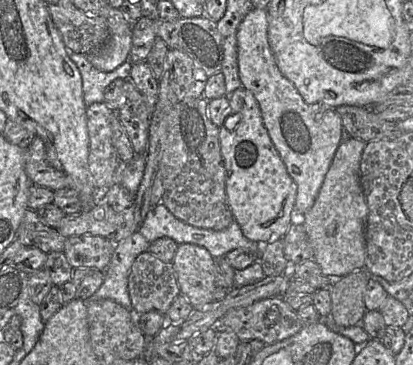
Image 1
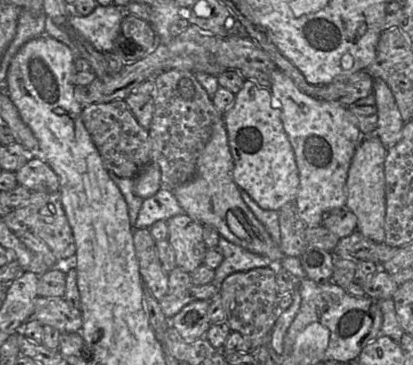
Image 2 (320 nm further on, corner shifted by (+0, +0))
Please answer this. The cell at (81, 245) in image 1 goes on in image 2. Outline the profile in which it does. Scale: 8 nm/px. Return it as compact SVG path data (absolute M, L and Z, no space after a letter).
M59 190L53 193L31 192L28 199L32 208L31 231L44 241L57 259L66 259L76 253L72 229L61 204Z

